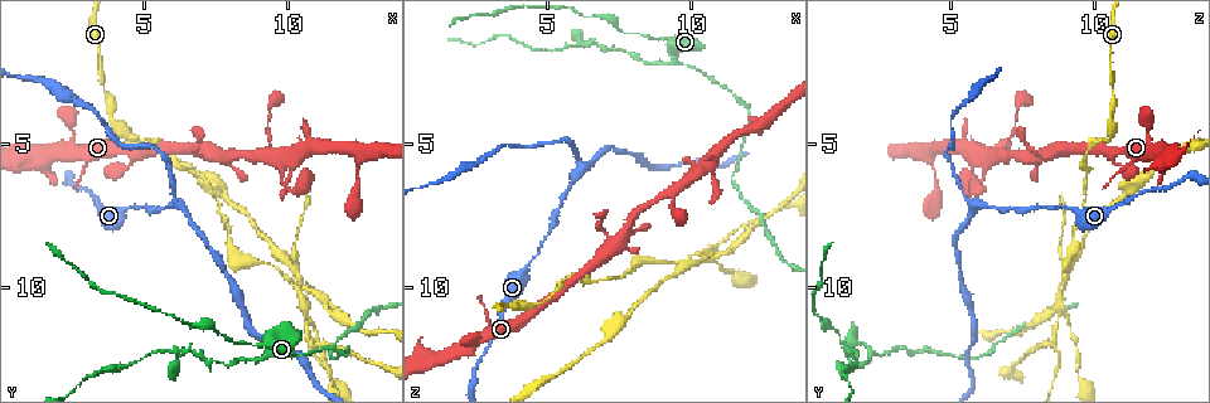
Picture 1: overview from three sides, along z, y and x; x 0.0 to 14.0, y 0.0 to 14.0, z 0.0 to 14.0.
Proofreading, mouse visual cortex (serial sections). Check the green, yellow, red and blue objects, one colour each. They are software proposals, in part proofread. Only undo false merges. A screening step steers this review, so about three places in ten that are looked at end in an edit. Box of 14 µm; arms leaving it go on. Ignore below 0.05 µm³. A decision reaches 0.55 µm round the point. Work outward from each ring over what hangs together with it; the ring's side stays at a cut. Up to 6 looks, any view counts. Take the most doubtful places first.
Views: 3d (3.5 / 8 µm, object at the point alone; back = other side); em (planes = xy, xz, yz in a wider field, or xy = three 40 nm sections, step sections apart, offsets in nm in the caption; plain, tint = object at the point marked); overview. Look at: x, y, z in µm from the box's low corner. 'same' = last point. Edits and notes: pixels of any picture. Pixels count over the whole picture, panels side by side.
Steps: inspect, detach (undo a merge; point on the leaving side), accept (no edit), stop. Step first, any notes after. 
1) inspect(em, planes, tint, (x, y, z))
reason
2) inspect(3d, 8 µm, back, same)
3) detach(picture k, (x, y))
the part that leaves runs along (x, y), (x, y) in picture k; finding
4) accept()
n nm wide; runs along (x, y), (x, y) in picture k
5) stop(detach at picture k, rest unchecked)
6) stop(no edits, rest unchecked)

inspect(3d, 3.5 µm, (10.3, 9.9, 8.8))
arms run side by side

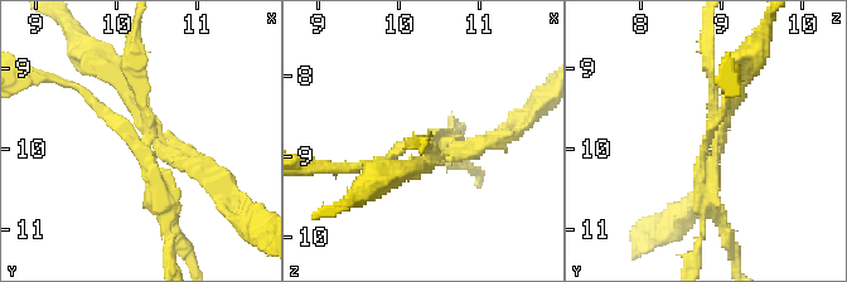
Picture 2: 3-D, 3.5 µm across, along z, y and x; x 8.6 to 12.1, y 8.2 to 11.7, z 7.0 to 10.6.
inspect(em, xy, step 3, tint, (10.30, 9.95, 8.80))
need the tissue

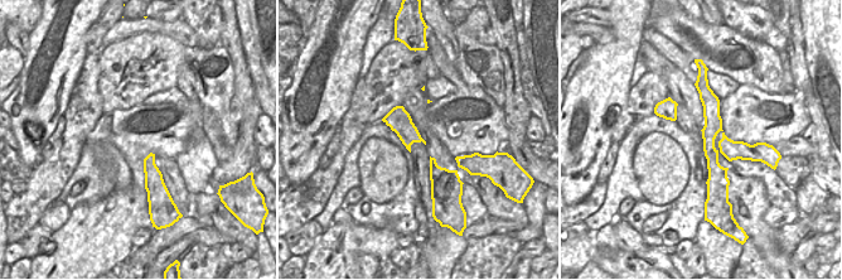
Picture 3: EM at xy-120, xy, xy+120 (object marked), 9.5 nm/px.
inspect(em, xy, step 1, tint, same)

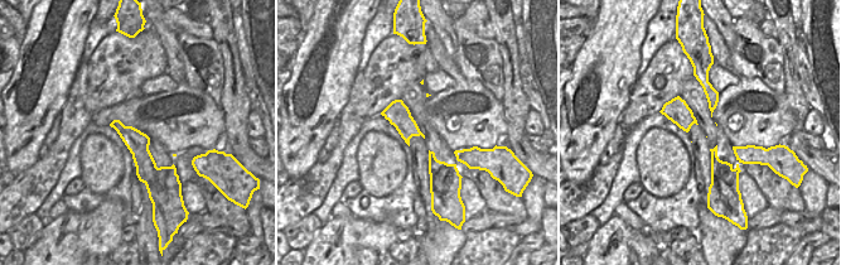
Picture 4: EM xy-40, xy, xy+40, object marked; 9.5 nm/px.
detach(picture 2, (129, 87))
the part that leaves runs along (132, 141), (160, 184), (179, 242) in picture 2; a second cell is stuck on

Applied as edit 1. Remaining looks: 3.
inspect(3d, 3.5 µm, back, (9.2, 12.4, 2.3))
side arm on a straight run

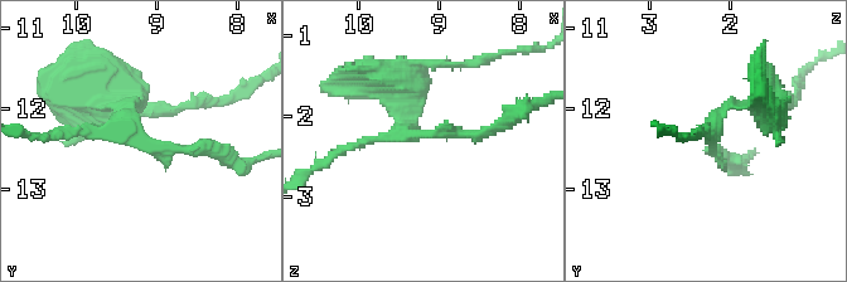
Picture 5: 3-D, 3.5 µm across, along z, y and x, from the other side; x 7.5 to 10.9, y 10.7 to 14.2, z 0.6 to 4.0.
accept()
3 arms; runs along (126, 106), (141, 145), (223, 156) in picture 5; all the same cell

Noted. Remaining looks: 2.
inspect(3d, 3.5 µm, (6.1, 12.2, 1.5))

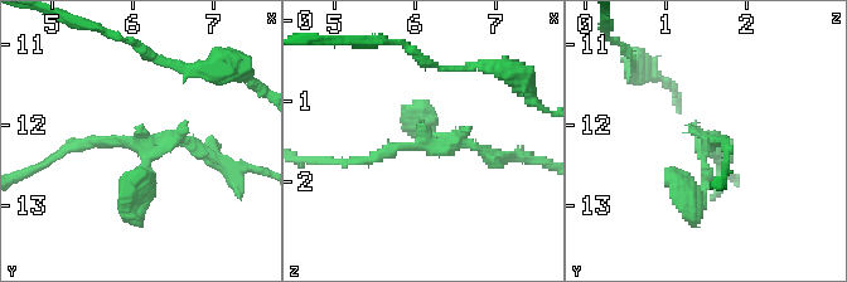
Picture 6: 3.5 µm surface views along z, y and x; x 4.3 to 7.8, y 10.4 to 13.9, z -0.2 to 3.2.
inspect(em, xy, step 3, tint, (6.15, 12.20, 1.55))
3 arms; arms of 100, 150, 200 nm; shape alone is not enough

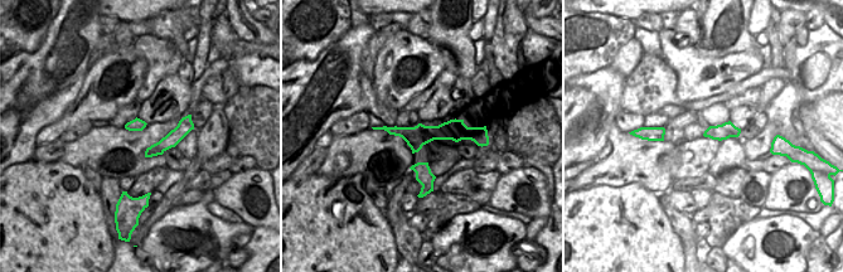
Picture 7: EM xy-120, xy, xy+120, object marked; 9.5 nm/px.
detach(picture 6, (146, 180))
the part that leaves runs along (702, 154), (708, 180), (696, 197), (669, 169) in picture 6; two cells meet here

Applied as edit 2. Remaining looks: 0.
stop(detach at picture 2, detach at picture 6, rest unchecked)

